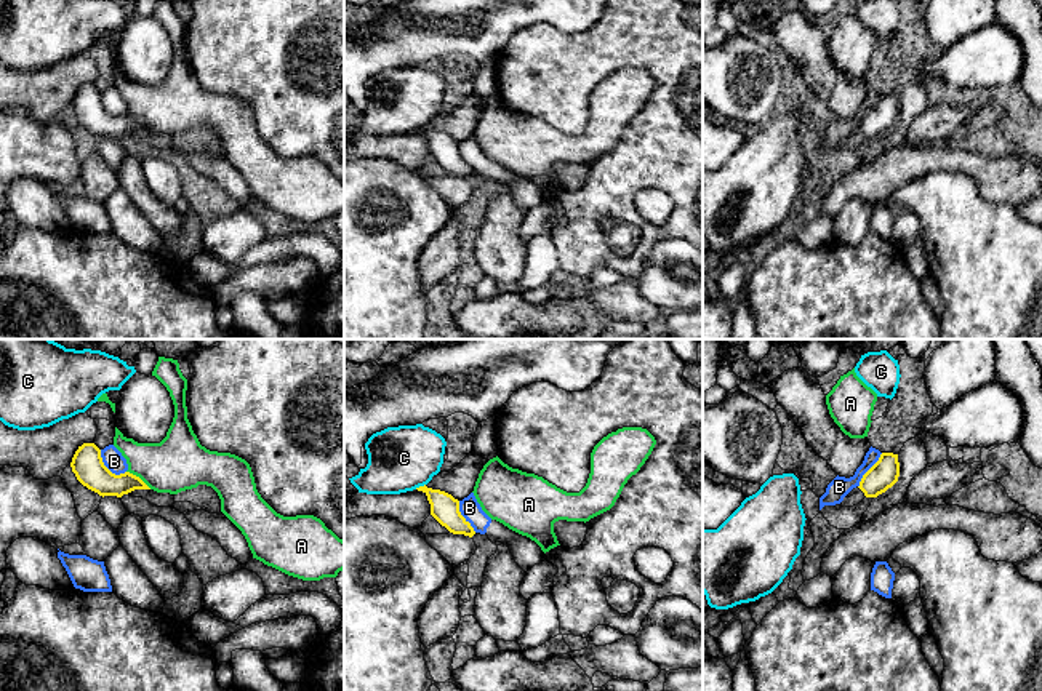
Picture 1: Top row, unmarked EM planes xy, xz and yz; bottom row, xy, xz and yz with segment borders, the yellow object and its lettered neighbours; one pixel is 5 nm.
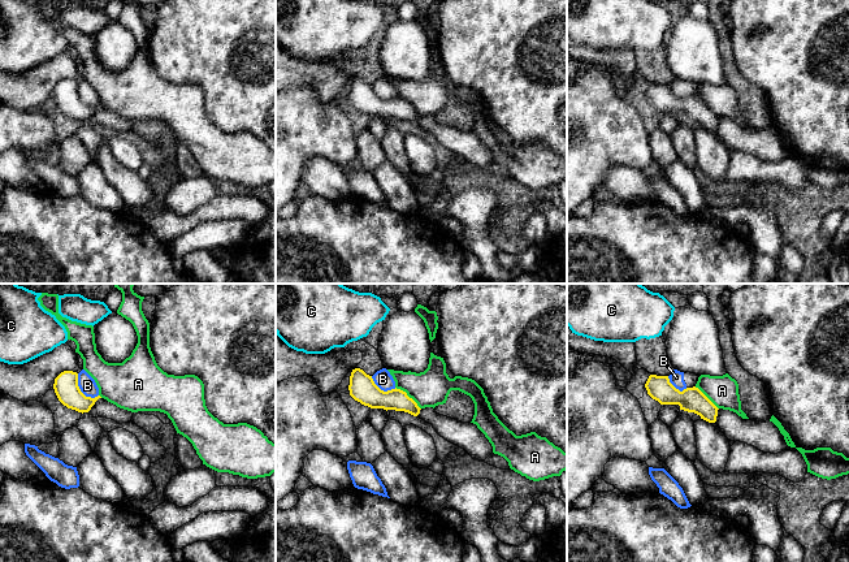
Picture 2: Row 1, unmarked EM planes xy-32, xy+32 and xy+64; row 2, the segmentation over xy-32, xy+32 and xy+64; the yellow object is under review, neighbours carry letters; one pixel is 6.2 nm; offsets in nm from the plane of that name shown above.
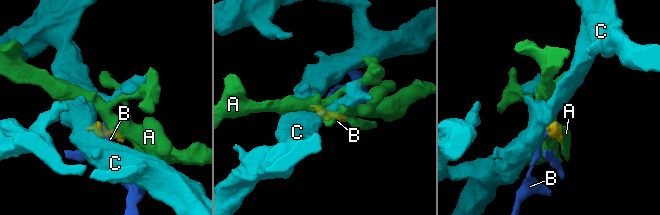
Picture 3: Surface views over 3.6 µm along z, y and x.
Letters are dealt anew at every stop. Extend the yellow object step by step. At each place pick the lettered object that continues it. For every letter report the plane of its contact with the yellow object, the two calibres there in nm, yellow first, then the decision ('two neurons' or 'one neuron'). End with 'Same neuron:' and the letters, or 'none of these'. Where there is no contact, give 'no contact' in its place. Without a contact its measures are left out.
A: meets yellow in xy; 160 nm thick on the yellow side, 280 nm on the other; two neurons
B: meets yellow in xy; 160 nm thick on the yellow side, 100 nm on the other; two neurons
C: meets yellow in xz; 140 nm thick on the yellow side, 320 nm on the other; two neurons
Same neuron: none of these

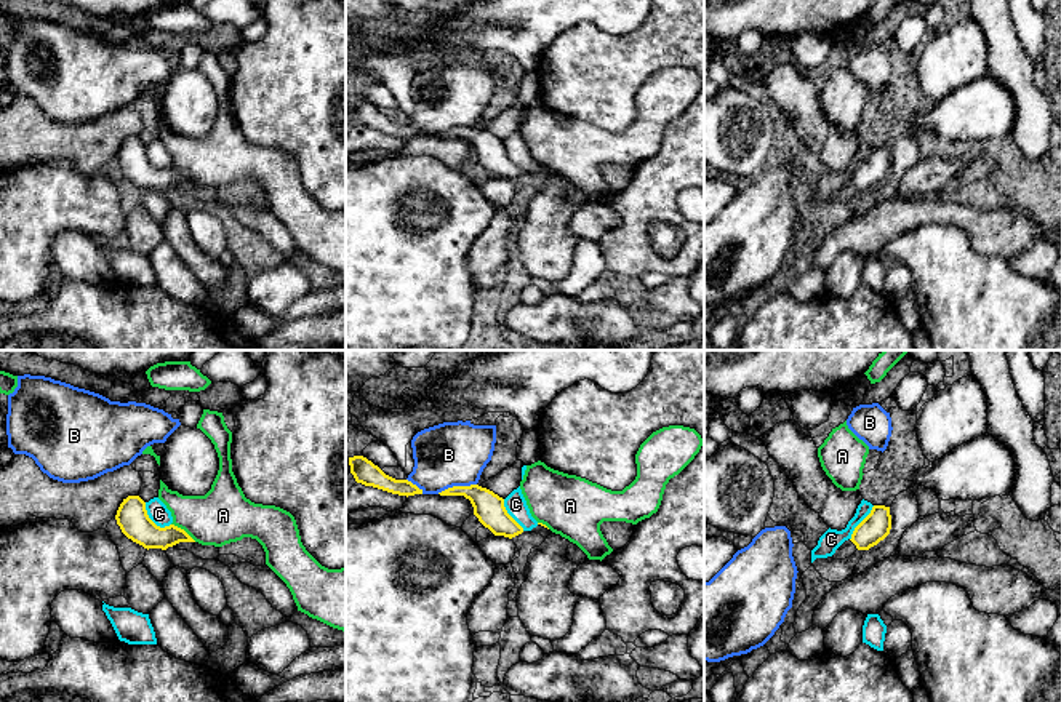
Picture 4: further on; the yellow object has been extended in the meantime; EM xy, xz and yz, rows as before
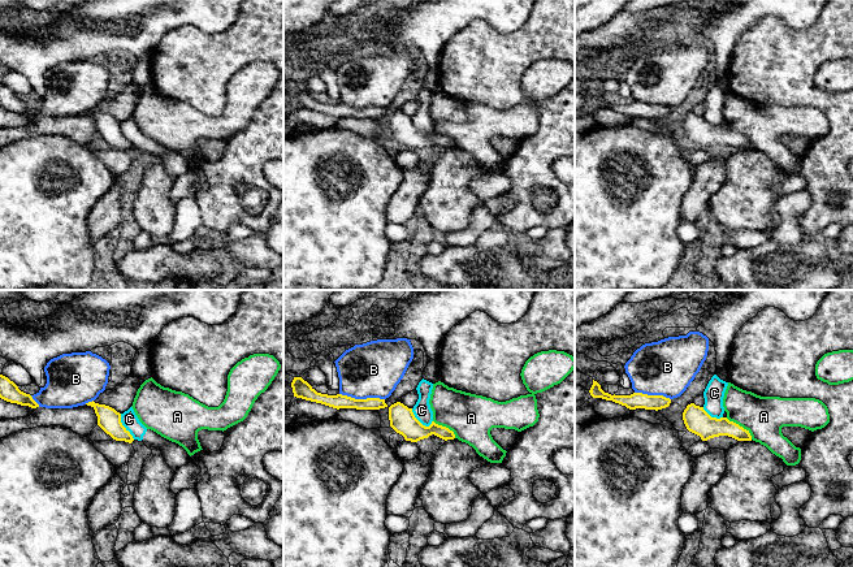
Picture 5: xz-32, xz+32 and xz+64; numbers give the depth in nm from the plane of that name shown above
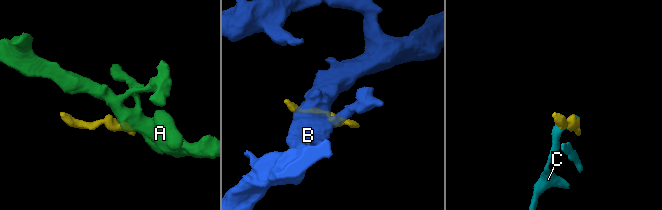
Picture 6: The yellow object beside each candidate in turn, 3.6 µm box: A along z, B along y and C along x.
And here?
A: meets yellow in xy; 160 nm thick on the yellow side, 280 nm on the other; two neurons
B: meets yellow in xz; 160 nm thick on the yellow side, 320 nm on the other; two neurons
C: meets yellow in xy; 160 nm thick on the yellow side, 100 nm on the other; two neurons
Same neuron: none of these

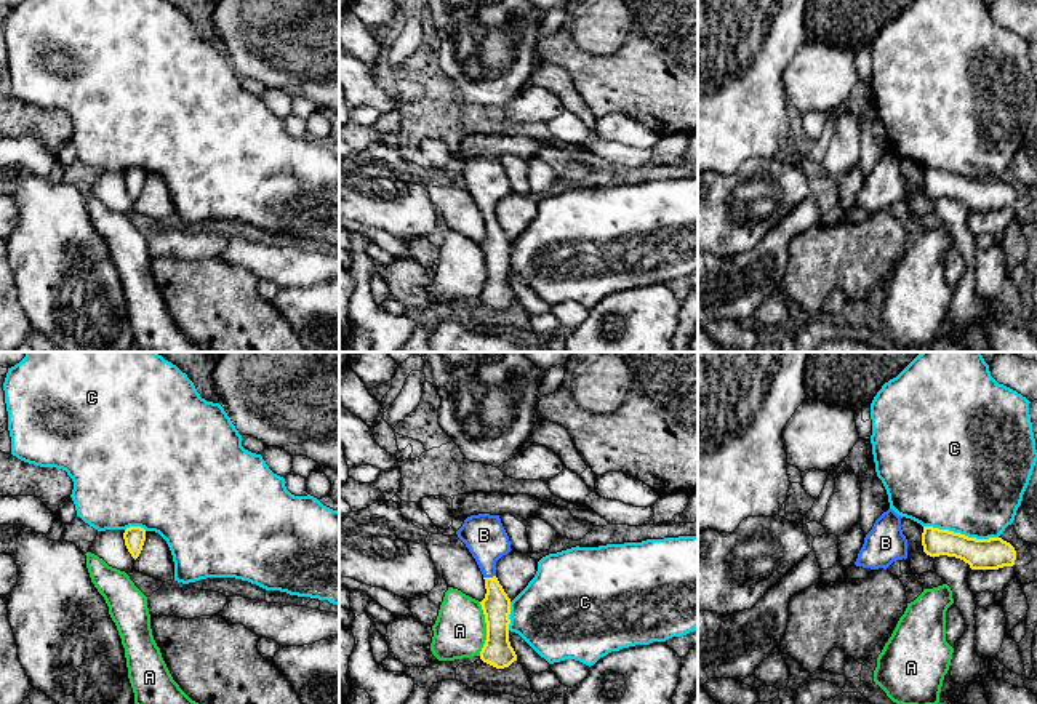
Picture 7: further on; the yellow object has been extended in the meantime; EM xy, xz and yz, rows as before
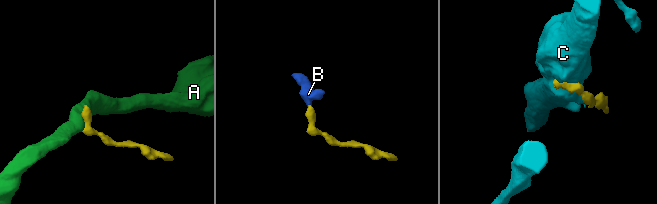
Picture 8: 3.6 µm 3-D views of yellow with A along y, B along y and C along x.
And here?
A: meets yellow in xz; 150 nm thick on the yellow side, 260 nm on the other; two neurons
B: meets yellow in xz; 140 nm thick on the yellow side, 220 nm on the other; one neuron
C: meets yellow in yz; 160 nm thick on the yellow side, 500 nm on the other; two neurons
Same neuron: B

